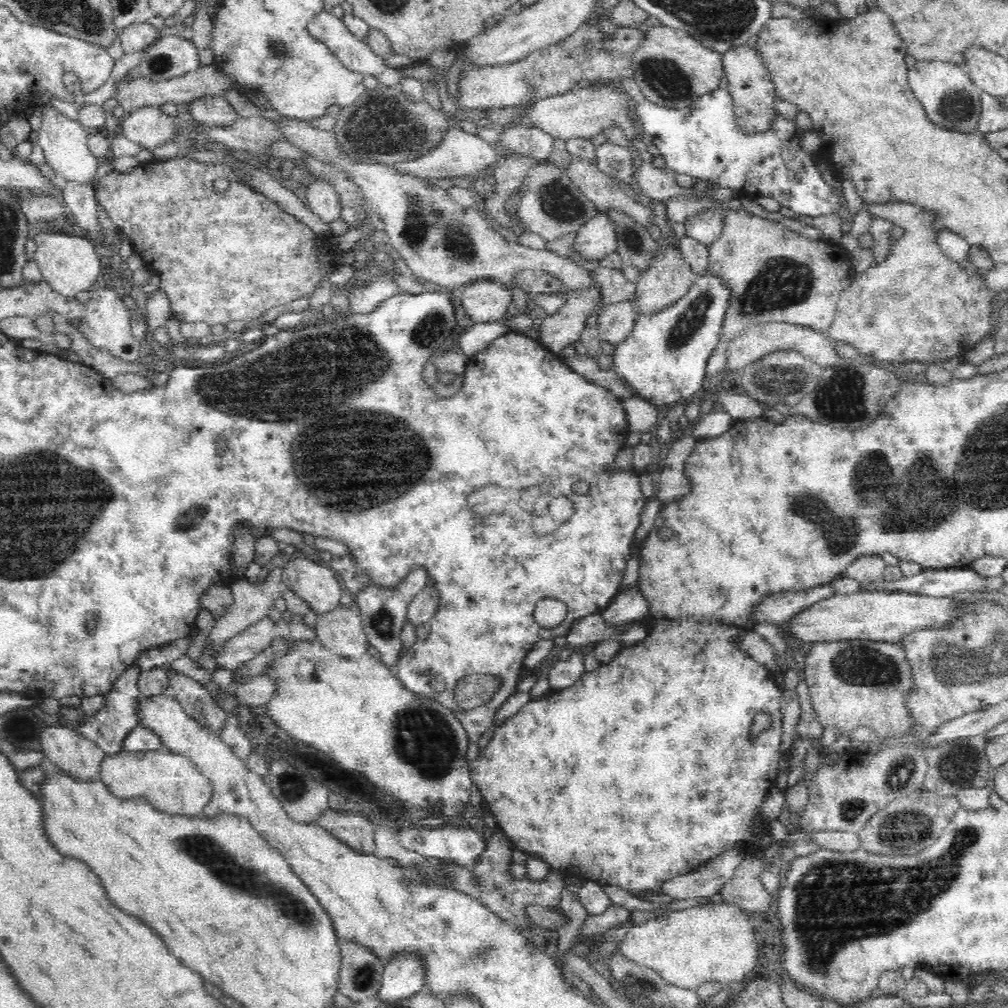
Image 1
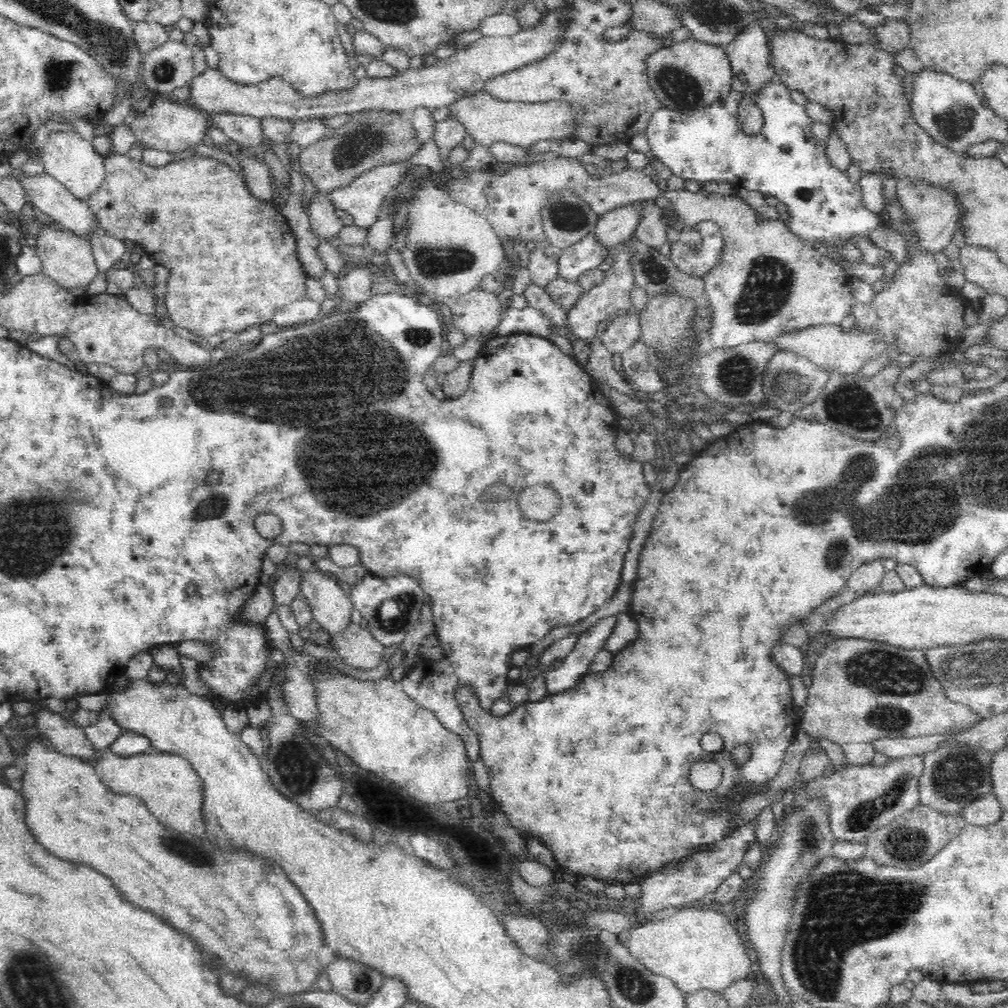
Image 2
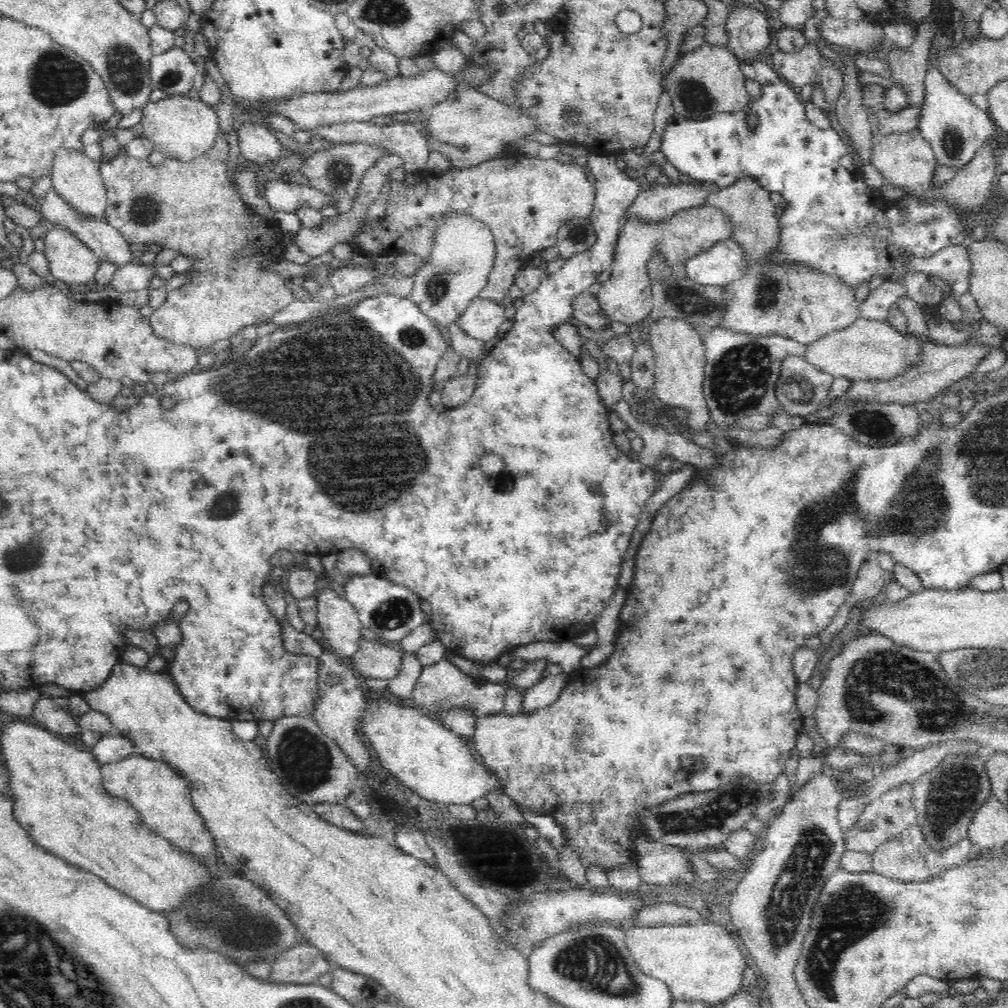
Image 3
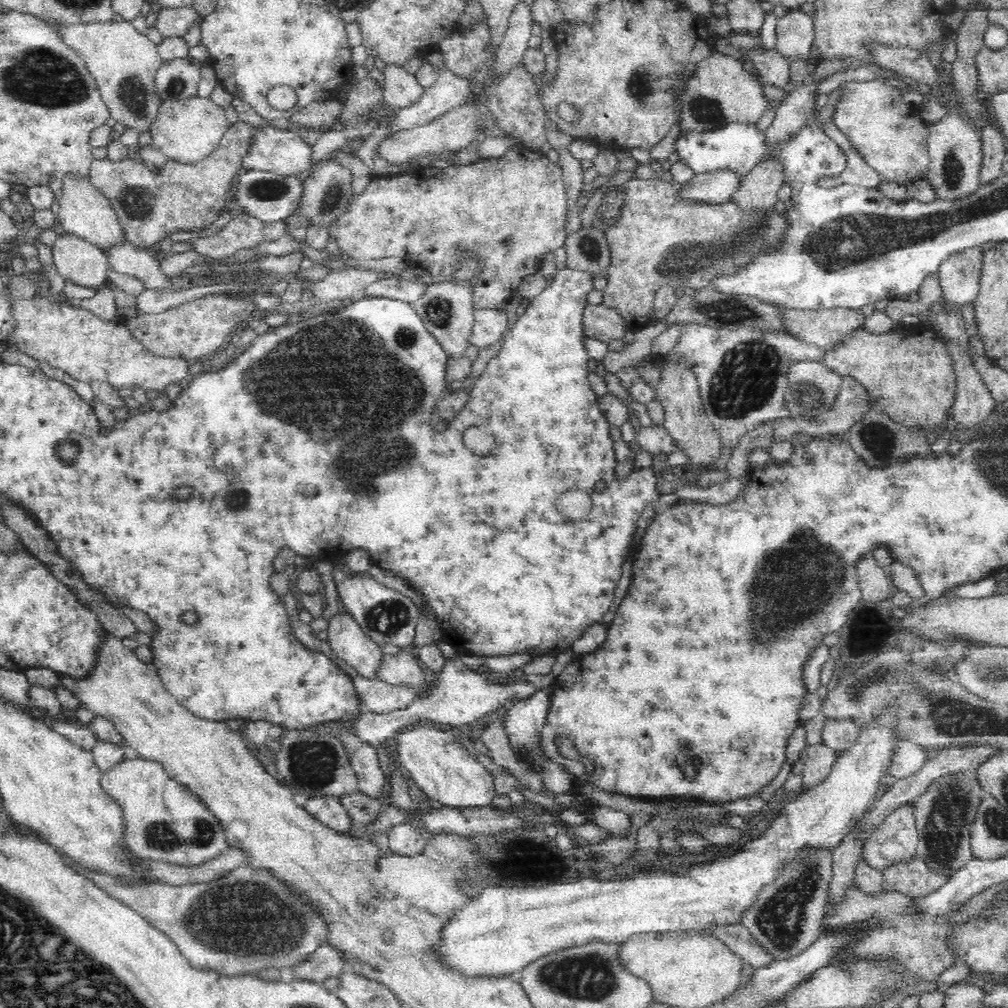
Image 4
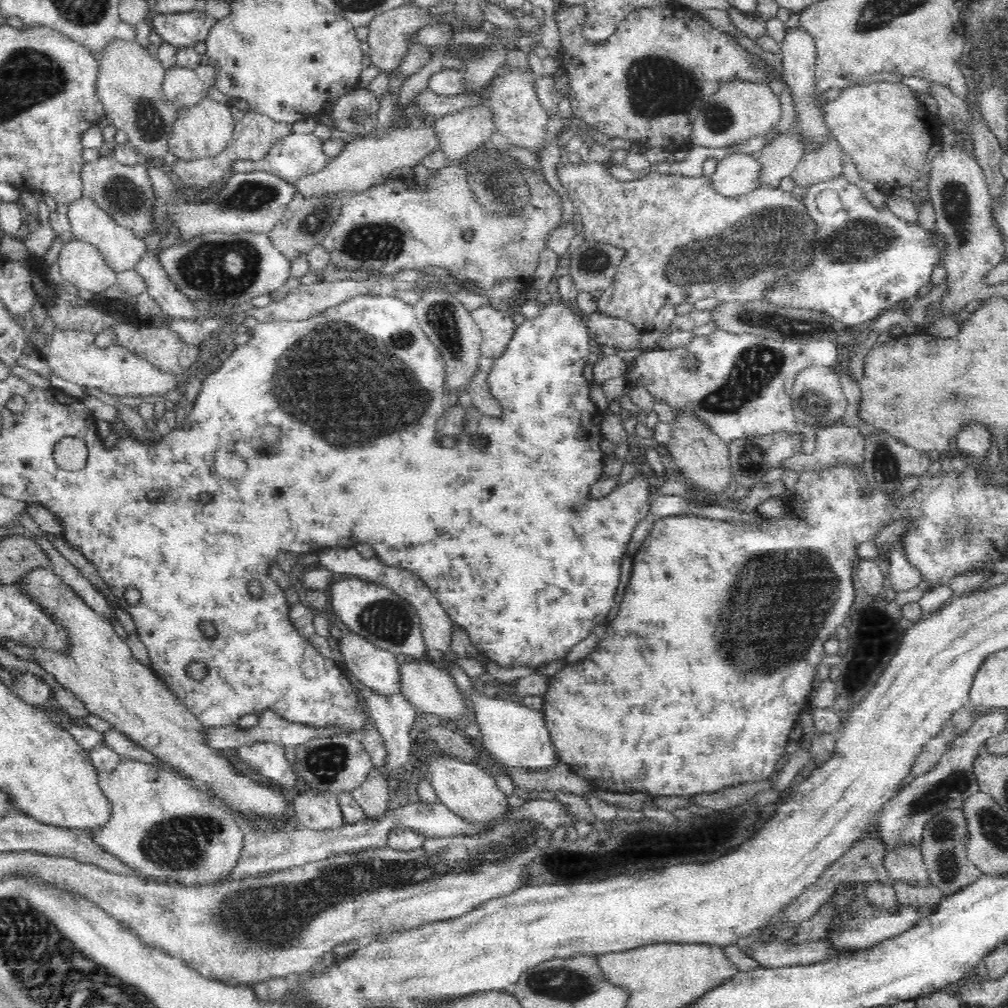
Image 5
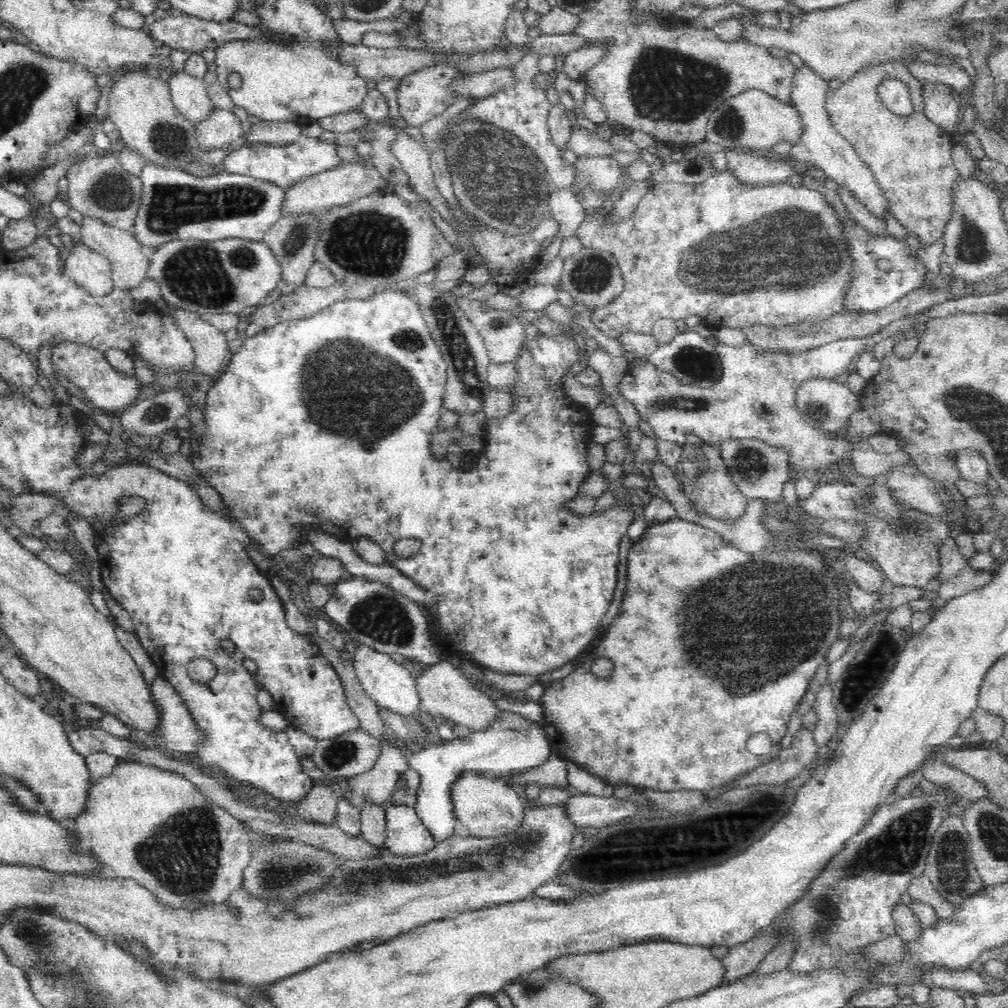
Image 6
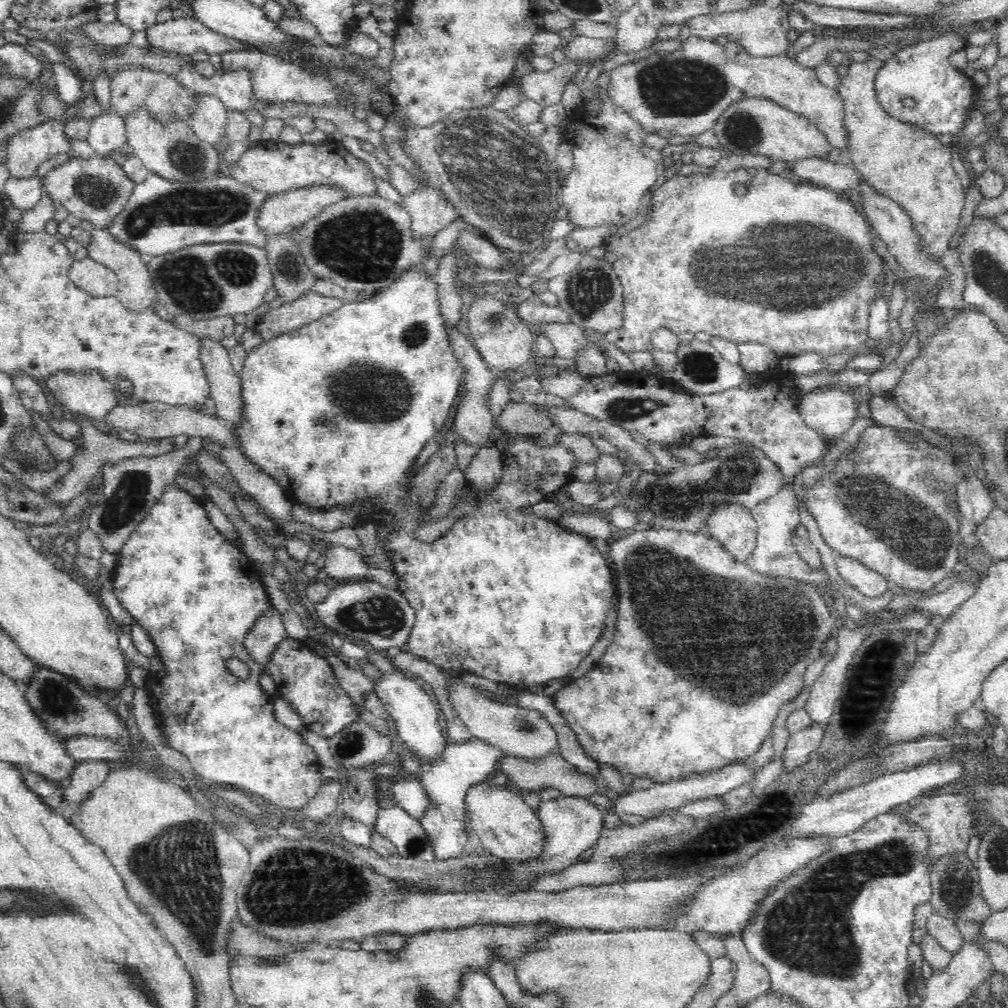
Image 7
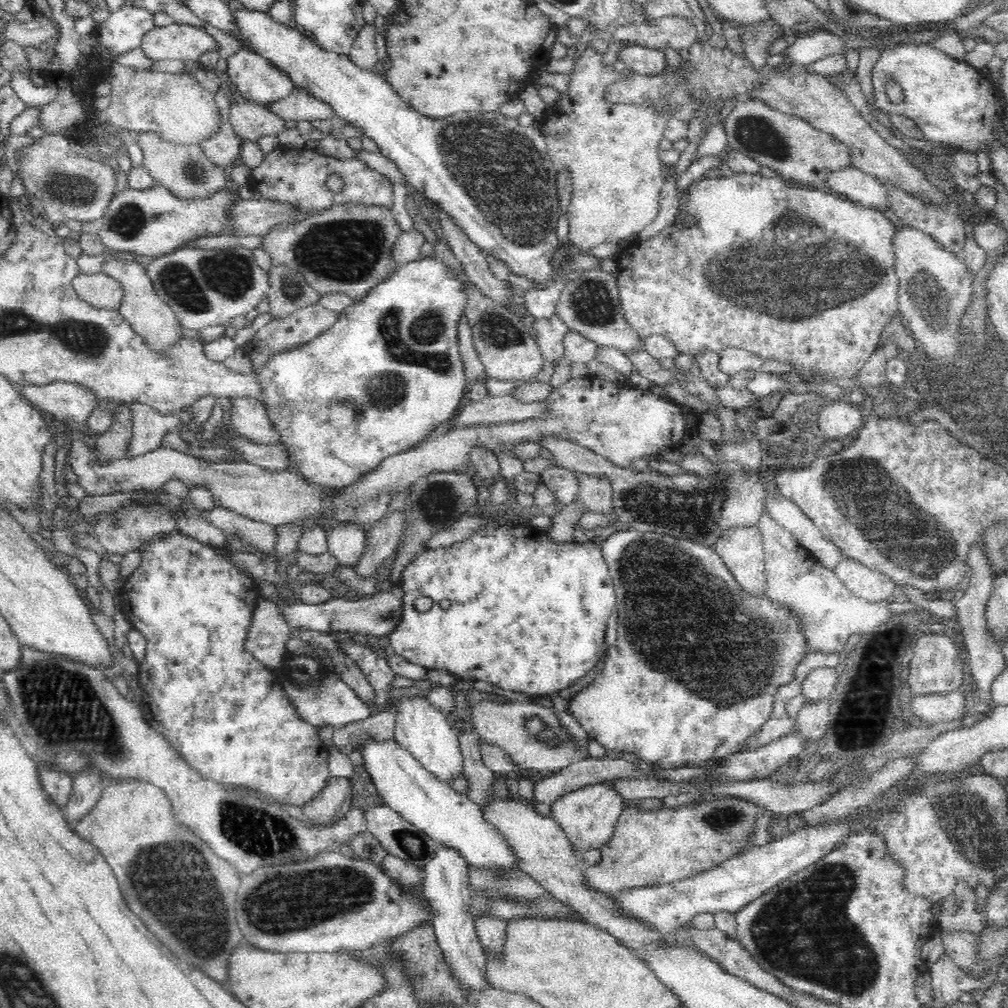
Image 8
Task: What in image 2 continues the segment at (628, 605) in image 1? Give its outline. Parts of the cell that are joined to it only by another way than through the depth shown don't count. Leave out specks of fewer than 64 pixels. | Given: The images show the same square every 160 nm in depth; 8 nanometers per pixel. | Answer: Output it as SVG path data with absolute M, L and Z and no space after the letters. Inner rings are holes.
M617 615L598 619L591 627L579 634L574 650L563 659L563 664L545 672L546 692L548 695L561 693L572 688L586 674L596 652L604 649L606 640L612 634L617 622Z

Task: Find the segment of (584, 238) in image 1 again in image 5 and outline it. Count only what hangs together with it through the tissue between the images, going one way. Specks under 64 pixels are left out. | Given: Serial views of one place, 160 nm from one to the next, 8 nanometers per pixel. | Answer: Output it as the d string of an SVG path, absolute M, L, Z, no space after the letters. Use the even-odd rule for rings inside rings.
M757 154L726 155L711 179L722 196L740 196L761 186L761 166Z

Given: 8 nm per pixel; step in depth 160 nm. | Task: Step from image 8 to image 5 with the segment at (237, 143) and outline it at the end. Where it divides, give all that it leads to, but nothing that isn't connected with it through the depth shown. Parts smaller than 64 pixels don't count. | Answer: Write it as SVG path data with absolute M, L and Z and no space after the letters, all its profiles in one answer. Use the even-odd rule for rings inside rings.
M172 67L167 70L163 82L165 100L177 109L187 109L208 97L204 84L195 71Z

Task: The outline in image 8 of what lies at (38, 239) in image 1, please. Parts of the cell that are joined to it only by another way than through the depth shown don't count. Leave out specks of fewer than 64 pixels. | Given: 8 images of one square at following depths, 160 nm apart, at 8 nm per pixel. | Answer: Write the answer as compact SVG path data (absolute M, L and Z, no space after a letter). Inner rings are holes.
M79 273L73 287L80 300L99 309L119 310L124 292L122 285L107 274Z

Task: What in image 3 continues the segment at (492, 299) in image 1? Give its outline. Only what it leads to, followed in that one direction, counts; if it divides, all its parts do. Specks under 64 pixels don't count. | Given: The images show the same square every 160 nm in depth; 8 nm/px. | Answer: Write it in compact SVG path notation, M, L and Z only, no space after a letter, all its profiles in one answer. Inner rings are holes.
M477 297L457 320L457 325L468 336L485 342L497 335L505 318L504 308L500 304Z

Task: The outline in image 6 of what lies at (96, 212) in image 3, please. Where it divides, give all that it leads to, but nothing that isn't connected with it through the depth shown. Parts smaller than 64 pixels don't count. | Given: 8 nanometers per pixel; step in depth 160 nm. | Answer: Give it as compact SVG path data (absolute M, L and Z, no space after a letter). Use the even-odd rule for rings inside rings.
M84 217L81 224L81 241L94 252L105 256L111 262L113 283L115 289L132 293L139 288L147 277L150 259L144 247L134 238L132 232L122 230L109 224L104 224L101 220Z

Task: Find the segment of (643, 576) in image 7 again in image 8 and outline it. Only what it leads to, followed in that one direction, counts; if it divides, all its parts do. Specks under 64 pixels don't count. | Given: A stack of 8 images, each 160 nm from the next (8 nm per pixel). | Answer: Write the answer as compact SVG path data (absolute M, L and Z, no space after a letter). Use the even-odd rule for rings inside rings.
M526 526L498 528L482 528L472 538L463 543L455 543L446 550L428 550L426 554L418 556L406 570L404 570L400 585L403 586L403 608L401 624L386 637L384 643L389 643L394 652L407 658L412 664L418 664L427 669L436 668L448 670L449 673L459 679L472 679L496 684L506 690L513 690L526 697L550 697L556 692L568 688L574 681L586 676L592 669L600 668L600 660L606 656L605 637L608 621L616 612L616 596L618 596L618 640L614 646L610 646L604 664L596 674L594 684L573 696L568 712L578 720L584 730L592 738L595 738L608 750L613 750L617 755L623 752L632 752L638 759L657 762L661 768L680 768L694 764L704 764L712 758L731 756L738 752L750 734L758 732L760 726L771 717L774 694L779 686L794 681L794 670L800 661L806 656L805 637L799 630L799 622L794 615L790 615L786 609L776 607L768 598L756 600L742 592L736 579L715 552L714 548L702 546L700 543L684 542L674 536L656 532L640 532L640 530L627 529L616 532L597 547L592 539L582 544L575 541L556 543L547 538L543 532L537 532L534 528ZM680 590L680 596L684 600L660 600L662 596L674 596L674 592ZM421 596L432 599L432 606L428 611L420 612L414 602Z

